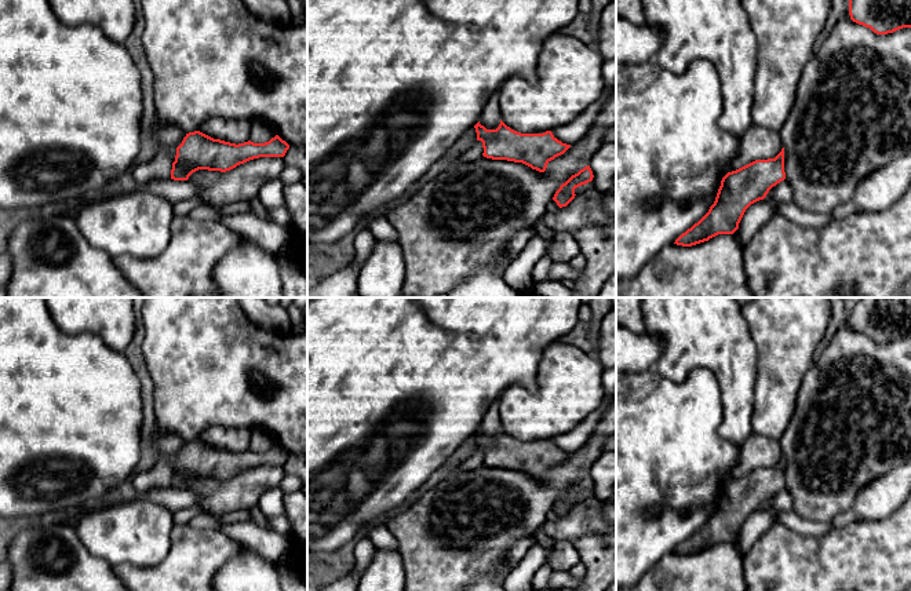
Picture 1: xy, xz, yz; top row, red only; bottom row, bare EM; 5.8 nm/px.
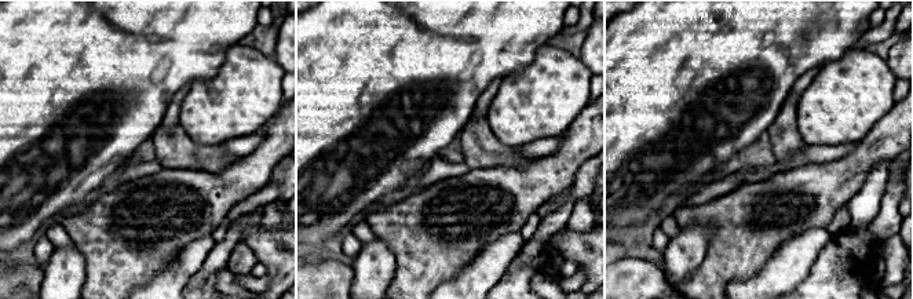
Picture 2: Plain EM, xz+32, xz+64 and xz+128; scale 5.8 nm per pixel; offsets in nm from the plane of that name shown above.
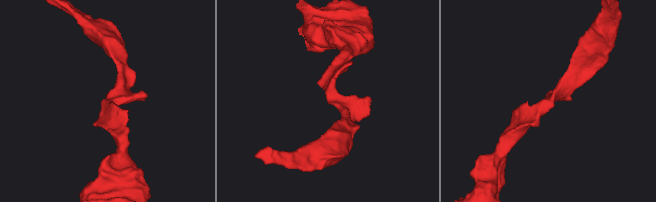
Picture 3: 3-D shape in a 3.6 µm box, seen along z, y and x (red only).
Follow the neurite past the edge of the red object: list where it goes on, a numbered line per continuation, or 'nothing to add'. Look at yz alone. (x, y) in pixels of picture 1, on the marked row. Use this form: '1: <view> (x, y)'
nothing to add

